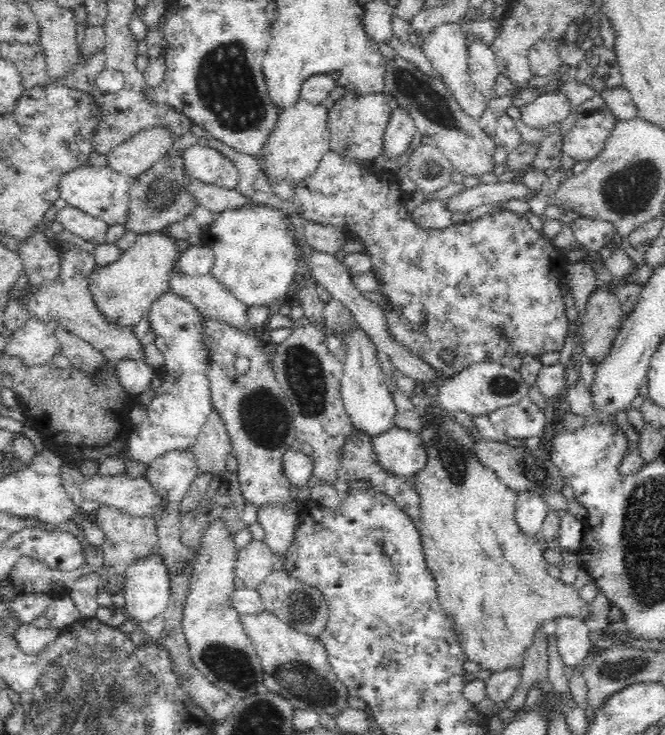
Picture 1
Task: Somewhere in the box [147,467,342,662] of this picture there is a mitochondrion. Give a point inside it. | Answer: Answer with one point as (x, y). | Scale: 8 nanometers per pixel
(302, 612)

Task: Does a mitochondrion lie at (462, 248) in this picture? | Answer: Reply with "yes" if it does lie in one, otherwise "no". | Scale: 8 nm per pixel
no

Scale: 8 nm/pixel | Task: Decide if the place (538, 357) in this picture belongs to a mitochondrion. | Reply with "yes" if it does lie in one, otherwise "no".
no

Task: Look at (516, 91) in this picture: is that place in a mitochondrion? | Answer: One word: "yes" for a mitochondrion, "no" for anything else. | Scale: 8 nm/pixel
no

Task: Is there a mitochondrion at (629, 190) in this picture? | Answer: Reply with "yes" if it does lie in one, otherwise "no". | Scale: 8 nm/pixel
yes

